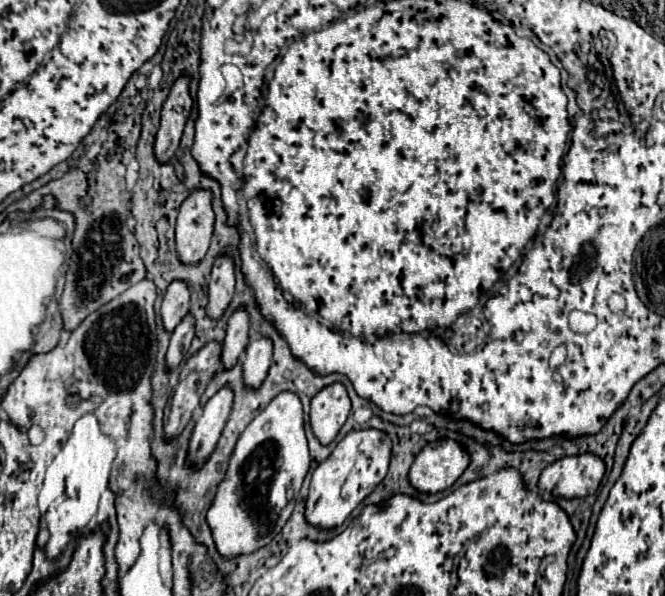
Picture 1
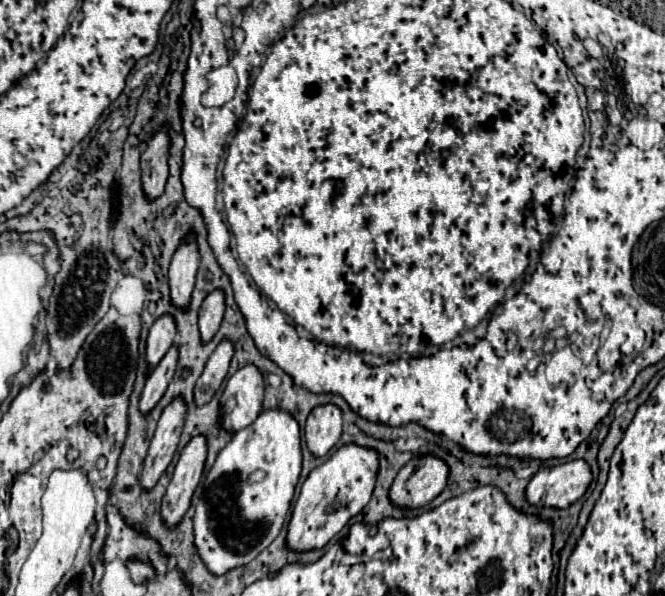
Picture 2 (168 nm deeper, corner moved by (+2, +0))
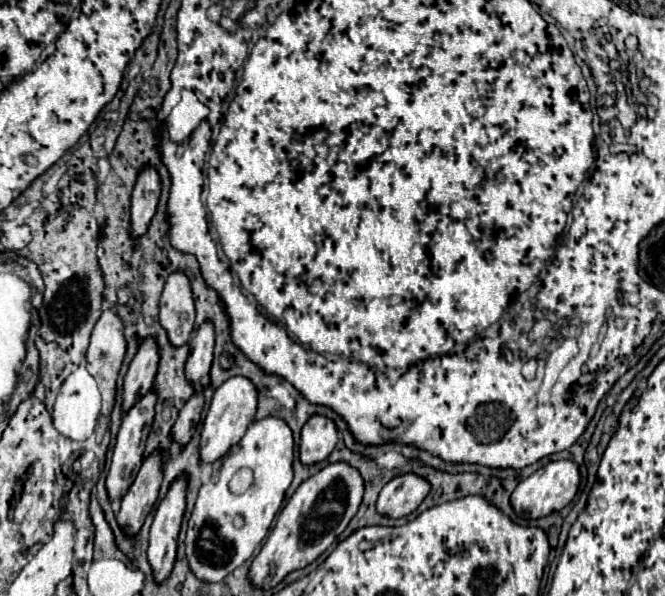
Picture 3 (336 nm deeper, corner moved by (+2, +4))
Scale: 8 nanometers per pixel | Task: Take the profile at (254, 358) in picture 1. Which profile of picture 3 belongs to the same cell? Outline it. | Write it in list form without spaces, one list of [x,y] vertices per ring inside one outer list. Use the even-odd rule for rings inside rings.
[[[234,376],[214,390],[212,404],[208,408],[208,414],[206,414],[206,420],[204,420],[204,426],[202,426],[202,438],[200,438],[200,462],[202,464],[216,462],[234,444],[240,442],[248,424],[254,420],[256,396],[258,394],[256,394],[254,384],[244,376]]]

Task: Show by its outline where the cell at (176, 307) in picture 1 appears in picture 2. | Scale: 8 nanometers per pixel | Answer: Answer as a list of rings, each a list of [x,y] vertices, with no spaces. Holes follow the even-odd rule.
[[[160,316],[160,320],[156,320],[150,328],[150,334],[148,334],[148,342],[146,342],[146,360],[148,360],[148,366],[156,366],[162,356],[166,354],[166,350],[174,344],[174,338],[176,338],[176,320],[174,316]]]

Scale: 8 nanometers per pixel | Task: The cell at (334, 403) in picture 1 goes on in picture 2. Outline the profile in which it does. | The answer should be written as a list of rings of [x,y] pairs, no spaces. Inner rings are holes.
[[[336,404],[316,406],[308,414],[306,444],[314,456],[324,456],[342,434],[342,412]]]

